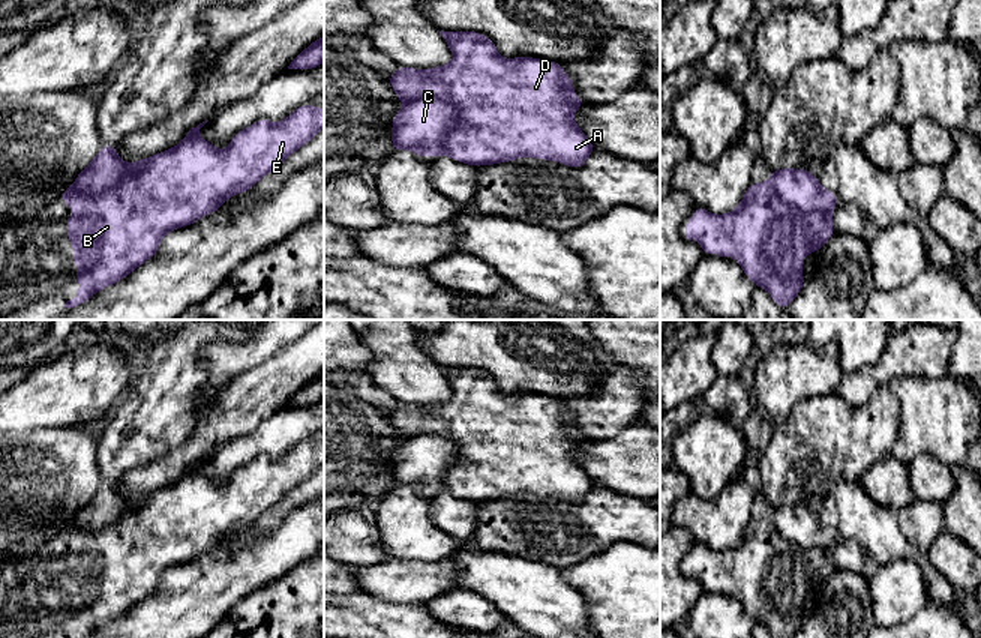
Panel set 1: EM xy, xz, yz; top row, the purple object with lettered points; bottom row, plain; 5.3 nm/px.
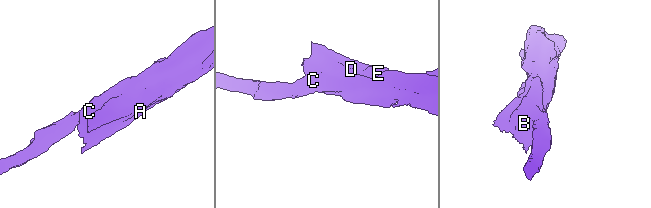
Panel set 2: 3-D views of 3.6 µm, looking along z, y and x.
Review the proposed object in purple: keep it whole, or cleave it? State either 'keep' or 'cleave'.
cleave

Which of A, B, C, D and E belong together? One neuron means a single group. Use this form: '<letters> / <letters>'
A B D E / C

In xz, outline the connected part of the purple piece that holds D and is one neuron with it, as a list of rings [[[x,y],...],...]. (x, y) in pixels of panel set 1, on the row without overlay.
[[[441,366],[441,371],[453,398],[426,407],[402,402],[390,410],[390,422],[404,440],[429,434],[458,444],[458,461],[444,476],[446,491],[474,503],[522,492],[584,503],[596,482],[573,458],[573,450],[585,438],[573,431],[573,417],[556,398],[524,392],[502,395],[495,380],[476,368]]]

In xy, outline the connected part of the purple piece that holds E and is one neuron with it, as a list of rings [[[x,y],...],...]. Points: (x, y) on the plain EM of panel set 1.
[[[308,440],[284,458],[258,456],[240,467],[222,488],[195,473],[183,476],[168,488],[153,491],[138,507],[100,530],[66,524],[60,536],[74,543],[74,552],[64,558],[75,588],[80,630],[75,636],[62,638],[86,638],[104,623],[126,614],[156,590],[166,569],[190,561],[218,546],[231,531],[249,527],[286,492],[312,476],[322,462],[324,446]]]

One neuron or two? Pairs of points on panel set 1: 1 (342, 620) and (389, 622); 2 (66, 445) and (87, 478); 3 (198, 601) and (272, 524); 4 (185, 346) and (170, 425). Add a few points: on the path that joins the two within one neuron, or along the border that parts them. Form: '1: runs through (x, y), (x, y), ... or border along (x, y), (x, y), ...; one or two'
1: runs through (354, 620), (377, 622); one
2: runs through (66, 452), (80, 470); one
3: border along (281, 523), (270, 535), (219, 556); two
4: runs through (171, 365), (170, 406); one

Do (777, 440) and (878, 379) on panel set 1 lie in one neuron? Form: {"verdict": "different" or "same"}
{"verdict": "different"}

